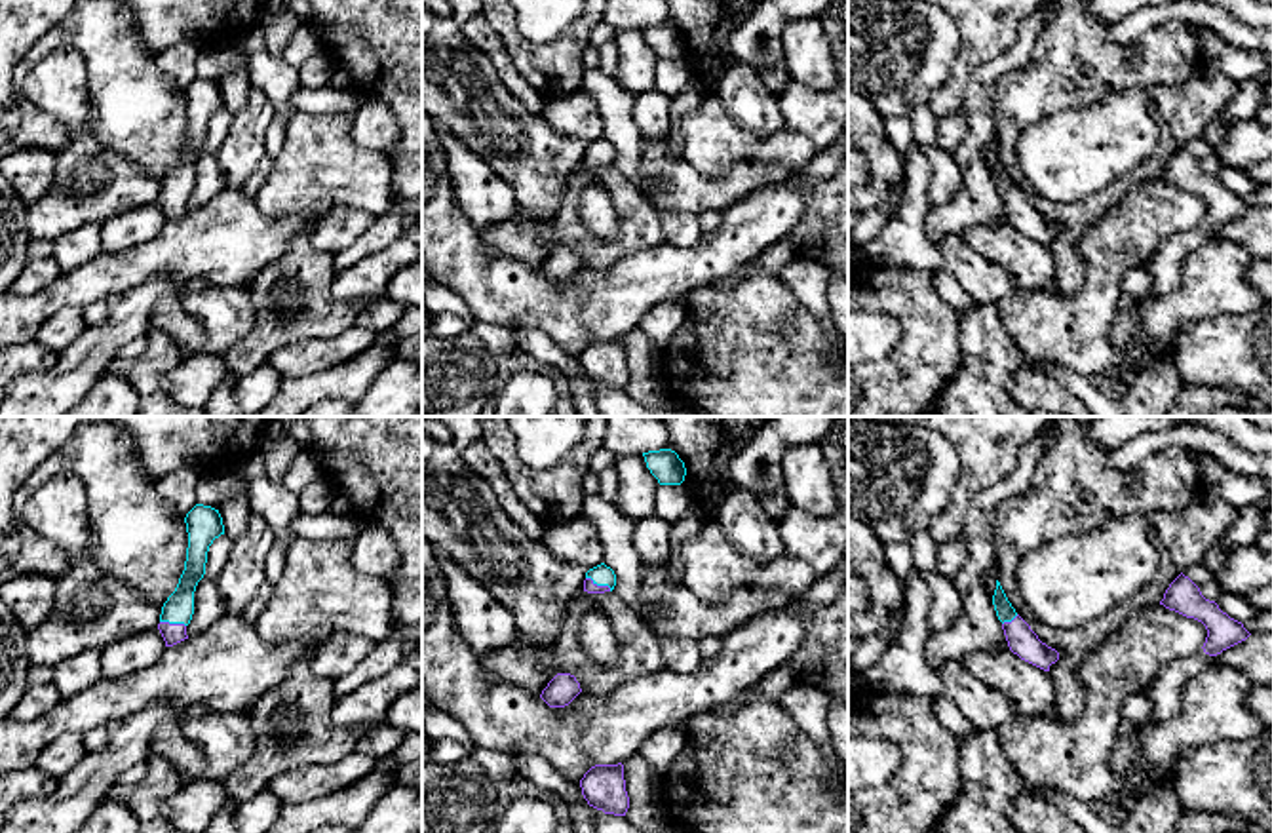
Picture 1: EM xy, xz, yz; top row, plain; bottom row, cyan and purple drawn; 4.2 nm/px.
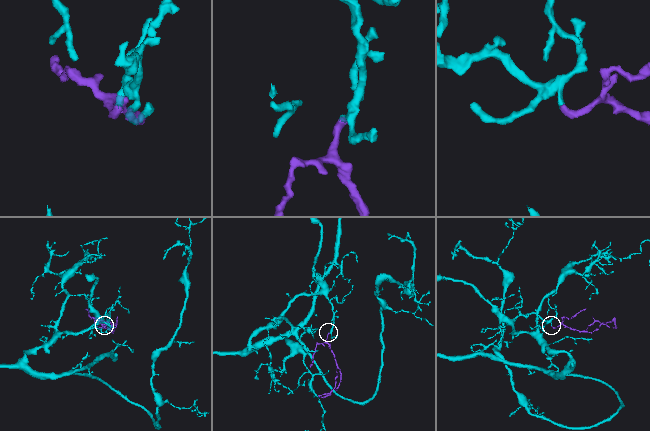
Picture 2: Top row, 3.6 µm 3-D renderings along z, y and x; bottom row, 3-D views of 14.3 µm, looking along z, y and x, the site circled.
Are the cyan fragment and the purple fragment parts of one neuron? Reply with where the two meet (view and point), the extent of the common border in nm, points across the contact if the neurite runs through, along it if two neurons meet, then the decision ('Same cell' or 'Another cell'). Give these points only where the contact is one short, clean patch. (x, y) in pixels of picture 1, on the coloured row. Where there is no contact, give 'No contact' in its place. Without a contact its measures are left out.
Touches cyan at xz (599, 584). Shared border 130 nm. Path across: xz (601, 575), (599, 584), (588, 584). Same cell

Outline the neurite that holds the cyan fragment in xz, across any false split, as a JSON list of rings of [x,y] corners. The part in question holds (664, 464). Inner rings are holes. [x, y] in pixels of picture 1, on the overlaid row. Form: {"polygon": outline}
{"polygon": [[[671,449],[643,453],[646,468],[660,485],[681,485],[686,475],[684,462]]]}

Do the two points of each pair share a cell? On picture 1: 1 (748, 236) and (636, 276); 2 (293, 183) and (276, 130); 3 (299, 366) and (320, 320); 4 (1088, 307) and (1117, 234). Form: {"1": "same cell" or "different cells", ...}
{"1": "same cell", "2": "different cells", "3": "different cells", "4": "same cell"}

